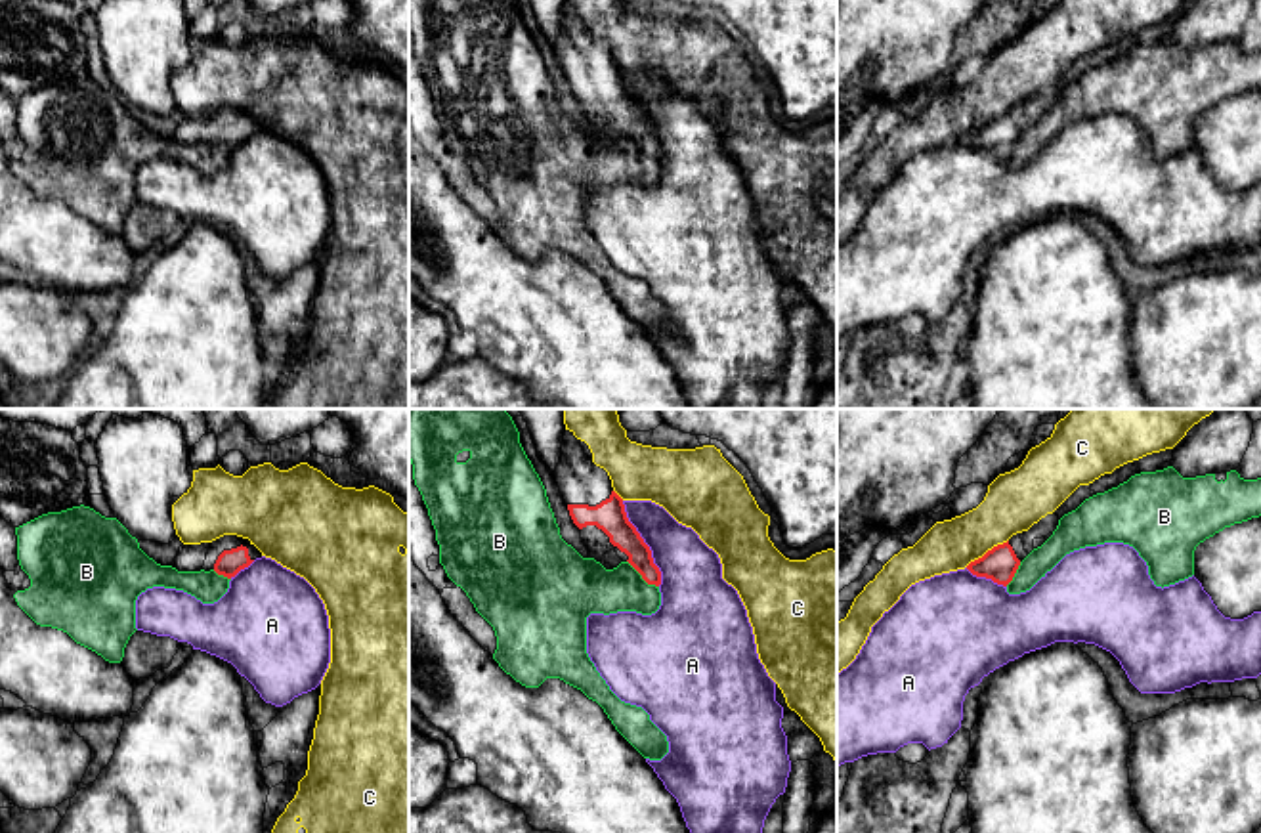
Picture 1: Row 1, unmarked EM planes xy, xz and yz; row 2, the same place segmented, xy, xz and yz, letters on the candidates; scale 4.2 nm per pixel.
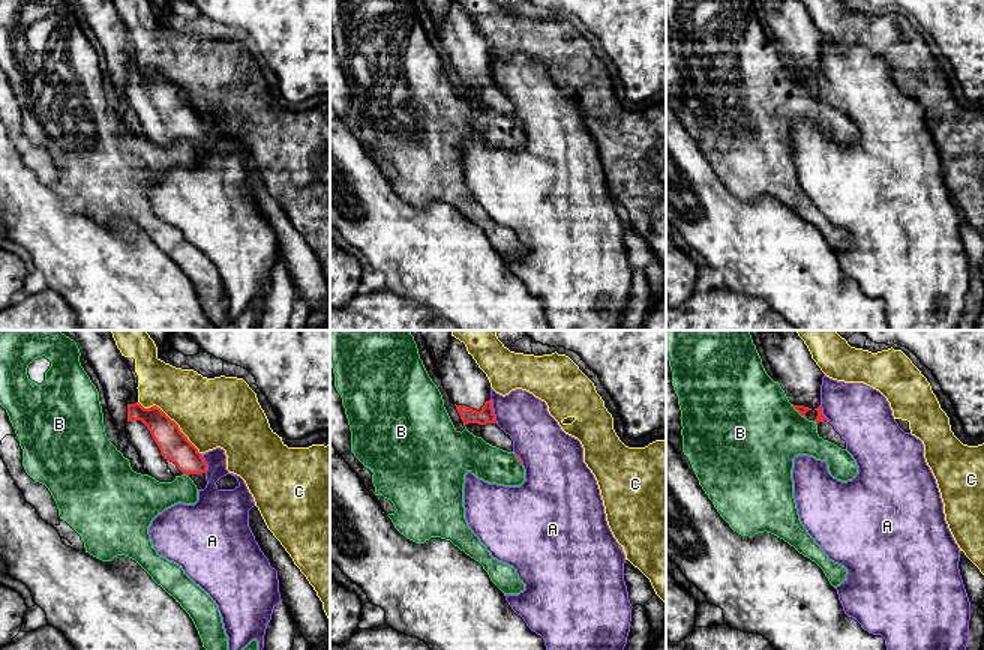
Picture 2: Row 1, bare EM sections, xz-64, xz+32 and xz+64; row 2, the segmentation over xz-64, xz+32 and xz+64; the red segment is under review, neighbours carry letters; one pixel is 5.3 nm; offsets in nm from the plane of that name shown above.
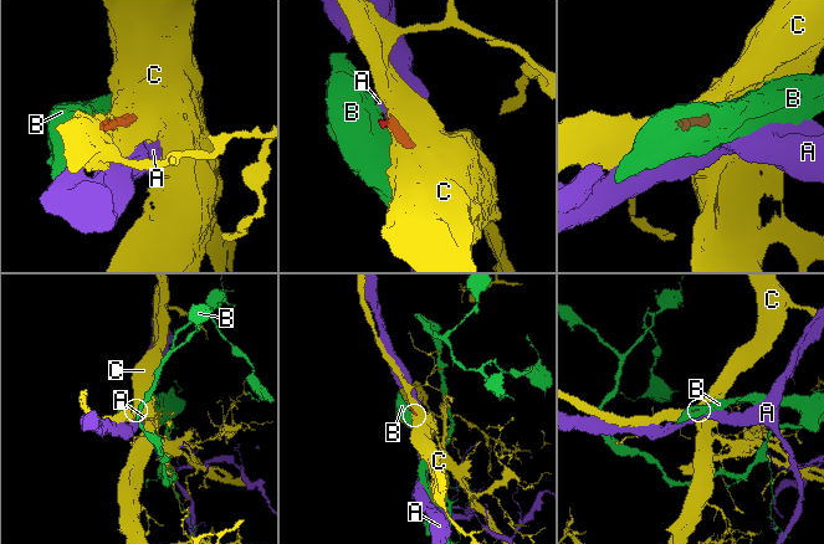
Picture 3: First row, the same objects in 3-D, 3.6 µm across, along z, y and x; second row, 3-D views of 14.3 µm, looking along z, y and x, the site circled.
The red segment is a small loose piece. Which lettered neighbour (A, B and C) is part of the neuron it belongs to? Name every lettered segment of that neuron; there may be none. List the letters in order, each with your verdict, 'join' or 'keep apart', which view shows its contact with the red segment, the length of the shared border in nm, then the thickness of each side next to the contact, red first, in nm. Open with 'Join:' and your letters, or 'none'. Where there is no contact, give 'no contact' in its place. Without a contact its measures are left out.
Join: none
A: keep apart; contact in xz; length 400 nm; calibres 140 and 260 nm
B: keep apart; contact in xz; length 180 nm; calibres 120 and 220 nm
C: keep apart; contact in yz; length 220 nm; calibres 150 and 240 nm

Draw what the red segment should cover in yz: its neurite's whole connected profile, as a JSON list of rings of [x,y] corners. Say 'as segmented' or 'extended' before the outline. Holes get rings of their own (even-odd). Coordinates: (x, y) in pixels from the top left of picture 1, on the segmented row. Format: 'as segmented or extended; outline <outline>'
extended; outline [[[1047,514],[1028,531],[1013,535],[1007,543],[994,546],[982,558],[971,562],[967,569],[976,577],[992,579],[997,585],[1007,587],[1020,562],[1037,546],[1041,546],[1057,529],[1058,516]]]

